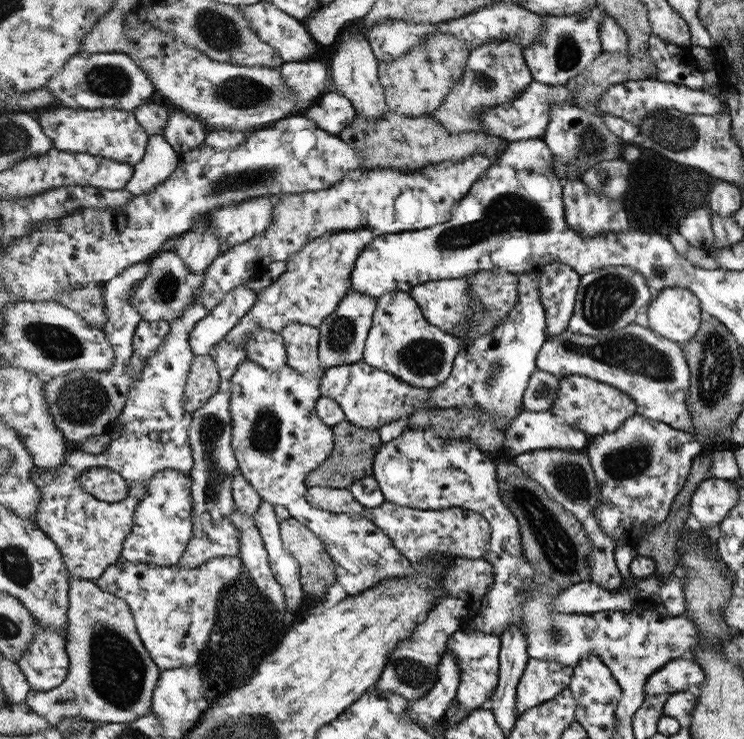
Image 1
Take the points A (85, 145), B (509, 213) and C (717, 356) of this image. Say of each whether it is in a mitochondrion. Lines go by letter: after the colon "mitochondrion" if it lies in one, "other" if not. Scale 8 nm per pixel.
A: other
B: mitochondrion
C: mitochondrion

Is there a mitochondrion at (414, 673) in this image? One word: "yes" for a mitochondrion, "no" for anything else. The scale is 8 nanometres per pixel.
yes

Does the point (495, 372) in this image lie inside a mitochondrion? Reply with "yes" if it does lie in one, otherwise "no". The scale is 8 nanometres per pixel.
yes

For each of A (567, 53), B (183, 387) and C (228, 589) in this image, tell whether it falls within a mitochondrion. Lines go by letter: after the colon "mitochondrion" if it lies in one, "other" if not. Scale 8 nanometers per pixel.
A: mitochondrion
B: other
C: other

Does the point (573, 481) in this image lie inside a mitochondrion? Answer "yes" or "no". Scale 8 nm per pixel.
yes

